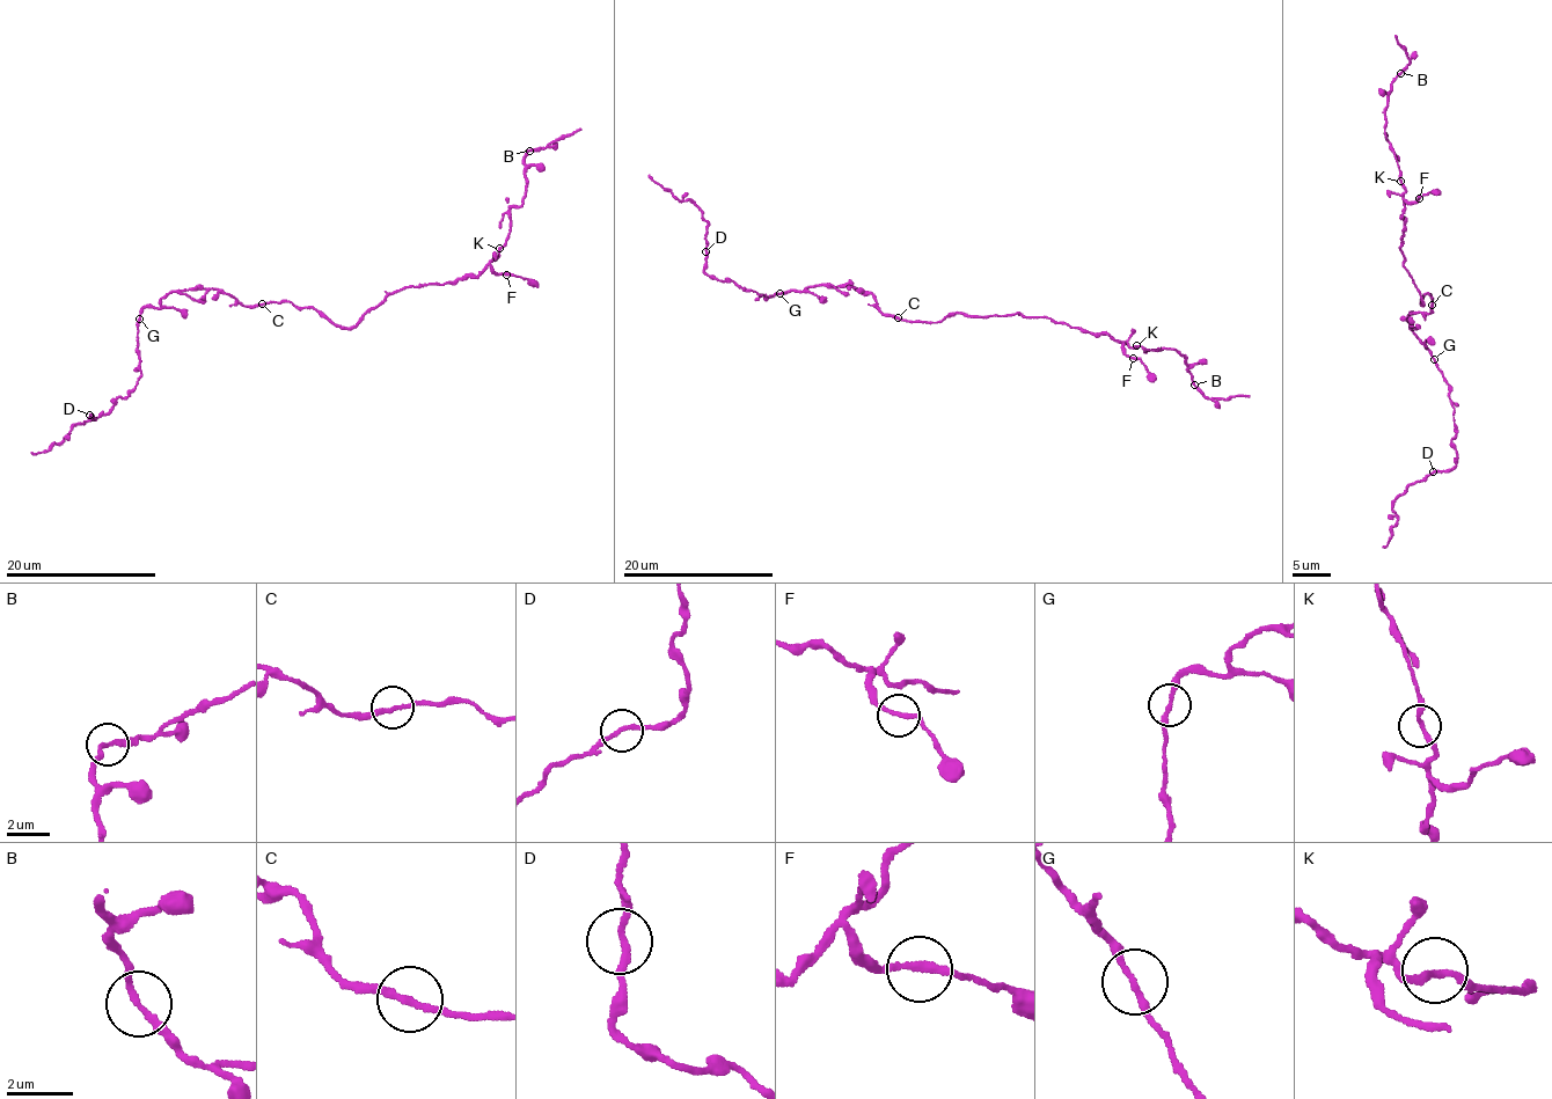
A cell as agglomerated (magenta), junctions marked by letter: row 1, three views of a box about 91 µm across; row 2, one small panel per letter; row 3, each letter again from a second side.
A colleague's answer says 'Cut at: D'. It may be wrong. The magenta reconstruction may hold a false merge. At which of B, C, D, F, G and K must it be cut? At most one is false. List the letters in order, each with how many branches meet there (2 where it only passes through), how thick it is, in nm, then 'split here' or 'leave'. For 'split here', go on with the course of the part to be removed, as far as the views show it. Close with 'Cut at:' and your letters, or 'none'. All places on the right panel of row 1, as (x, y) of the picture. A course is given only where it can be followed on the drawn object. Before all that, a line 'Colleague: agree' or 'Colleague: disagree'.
Colleague: disagree
B: branches 2; calibre 200 nm; leave
C: branches 2; calibre 200 nm; leave
D: branches 2; calibre 200 nm; leave
F: branches 2; calibre 200 nm; leave
G: branches 2; calibre 190 nm; leave
K: branches 2; calibre 200 nm; leave
Cut at: none

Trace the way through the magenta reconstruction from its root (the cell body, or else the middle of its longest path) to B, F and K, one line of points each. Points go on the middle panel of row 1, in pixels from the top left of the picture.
B: (923, 322), (942, 322), (958, 313), (1044, 315), (1130, 347), (1175, 350), (1186, 360), (1193, 385)
F: (923, 322), (942, 322), (958, 313), (1044, 315), (1107, 334), (1133, 358)
K: (923, 322), (942, 322), (958, 313), (987, 317), (1044, 315), (1136, 345)

